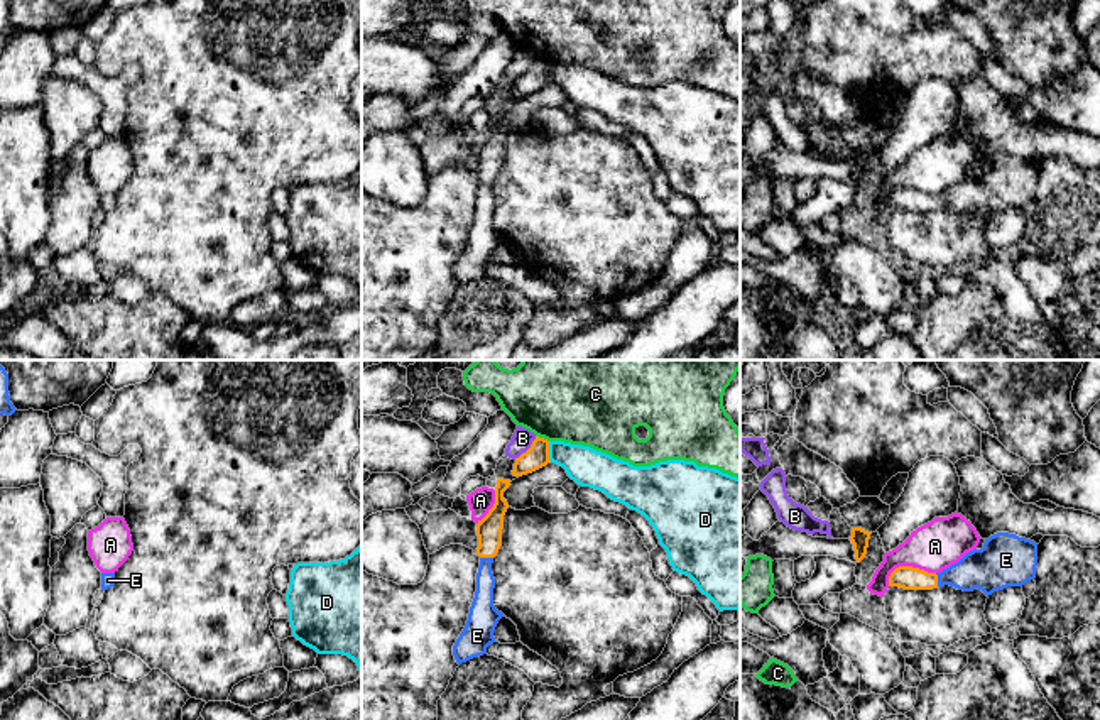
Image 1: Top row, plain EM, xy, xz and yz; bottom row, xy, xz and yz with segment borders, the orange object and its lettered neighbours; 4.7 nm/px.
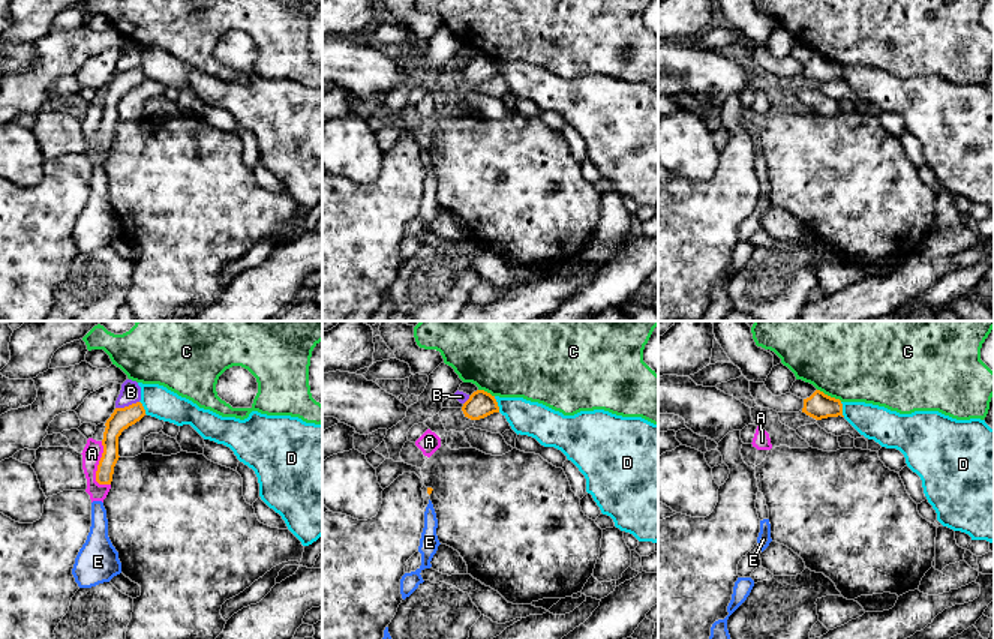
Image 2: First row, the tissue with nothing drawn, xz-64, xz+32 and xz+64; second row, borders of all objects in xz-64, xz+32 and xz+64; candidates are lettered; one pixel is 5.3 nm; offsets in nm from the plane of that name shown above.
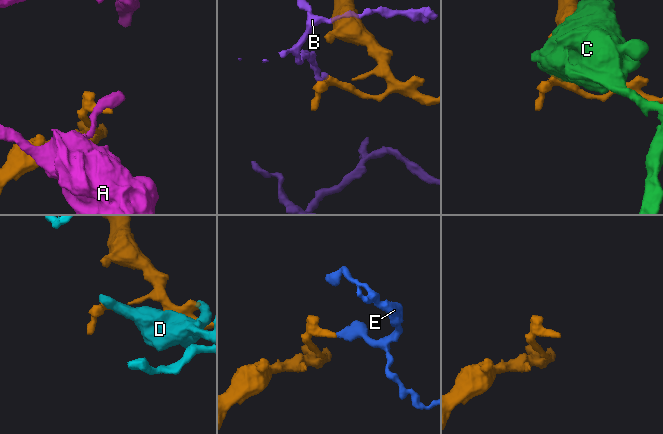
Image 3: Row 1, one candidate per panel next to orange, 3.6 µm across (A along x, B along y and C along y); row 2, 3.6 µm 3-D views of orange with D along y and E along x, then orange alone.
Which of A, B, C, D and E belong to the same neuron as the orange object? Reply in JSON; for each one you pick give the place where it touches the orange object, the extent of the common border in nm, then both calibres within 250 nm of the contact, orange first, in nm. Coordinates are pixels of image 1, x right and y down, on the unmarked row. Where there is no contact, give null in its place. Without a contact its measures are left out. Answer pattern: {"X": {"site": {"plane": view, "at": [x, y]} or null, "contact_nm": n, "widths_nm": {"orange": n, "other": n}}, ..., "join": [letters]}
{"E": {"site": {"plane": "xz", "at": [487, 178]}, "contact_nm": 60, "widths_nm": {"orange": 120, "other": 120}}, "join": ["E"]}

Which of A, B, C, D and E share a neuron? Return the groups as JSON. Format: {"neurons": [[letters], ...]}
{"neurons": [["A"], ["B"], ["C"], ["D"], ["E"]]}

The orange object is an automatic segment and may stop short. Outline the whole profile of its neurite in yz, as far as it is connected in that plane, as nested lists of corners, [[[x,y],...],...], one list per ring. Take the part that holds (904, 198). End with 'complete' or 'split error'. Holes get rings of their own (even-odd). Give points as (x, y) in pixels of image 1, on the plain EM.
[[[1009,154],[985,161],[982,171],[967,174],[941,194],[899,188],[889,198],[889,208],[933,211],[955,208],[963,213],[982,211],[987,218],[1007,208],[1022,208],[1036,199],[1037,166]]] | split error

